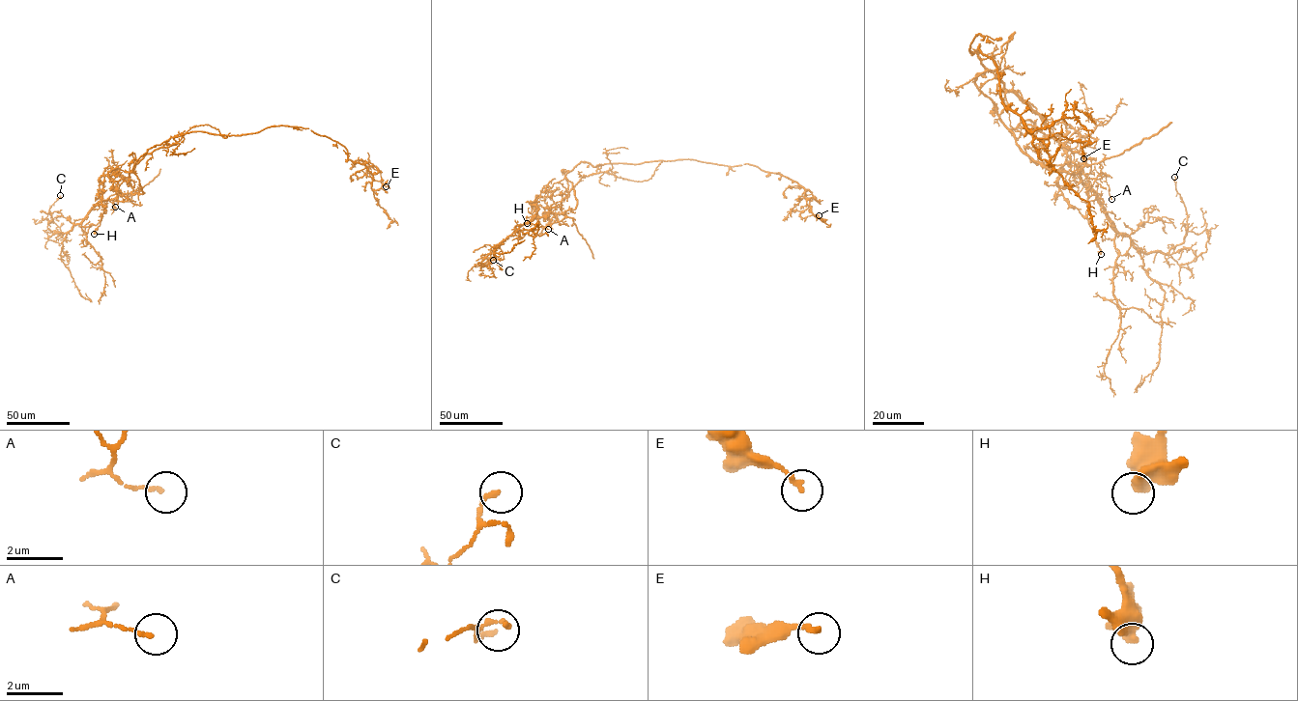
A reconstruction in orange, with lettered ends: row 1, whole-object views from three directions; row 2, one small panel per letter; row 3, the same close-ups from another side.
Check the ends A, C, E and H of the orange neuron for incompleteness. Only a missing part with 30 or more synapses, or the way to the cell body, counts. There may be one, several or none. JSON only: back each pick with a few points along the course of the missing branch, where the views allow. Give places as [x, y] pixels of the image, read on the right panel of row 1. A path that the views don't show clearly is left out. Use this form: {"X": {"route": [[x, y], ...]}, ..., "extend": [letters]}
{"extend": []}

